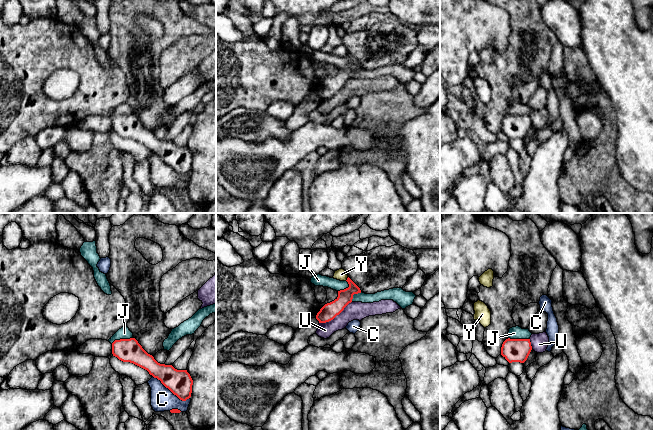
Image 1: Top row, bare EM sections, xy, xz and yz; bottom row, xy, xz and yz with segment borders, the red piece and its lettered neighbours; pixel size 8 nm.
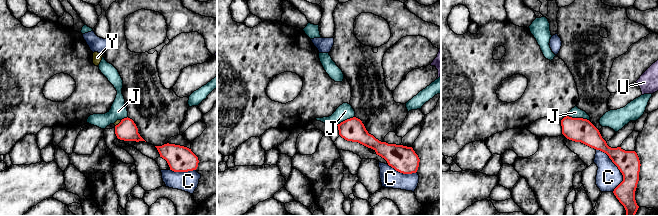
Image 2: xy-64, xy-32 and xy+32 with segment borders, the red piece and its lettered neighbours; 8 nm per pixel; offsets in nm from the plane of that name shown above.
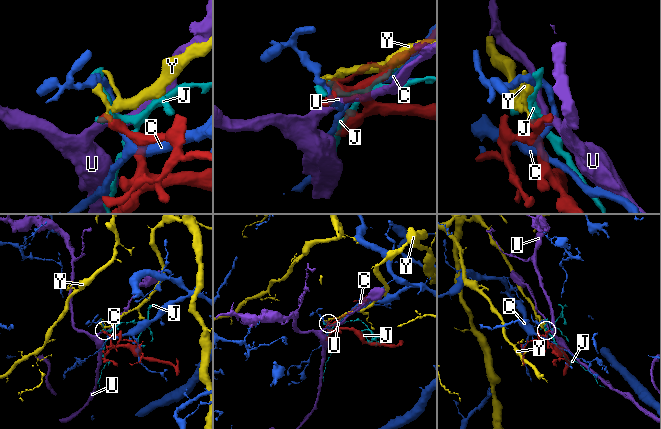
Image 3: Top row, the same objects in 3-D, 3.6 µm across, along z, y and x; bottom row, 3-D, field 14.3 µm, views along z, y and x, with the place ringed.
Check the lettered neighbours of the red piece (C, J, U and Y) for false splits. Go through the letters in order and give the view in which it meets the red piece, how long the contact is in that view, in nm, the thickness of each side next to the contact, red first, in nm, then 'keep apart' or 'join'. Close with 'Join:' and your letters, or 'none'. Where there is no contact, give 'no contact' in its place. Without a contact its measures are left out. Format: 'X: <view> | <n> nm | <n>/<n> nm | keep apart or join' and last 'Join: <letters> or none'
C: xy | 360 nm | 200/190 nm | keep apart
J: yz | 180 nm | 190/100 nm | keep apart
U: xz | 320 nm | 140/140 nm | keep apart
Y: xz | 40 nm | 120/90 nm | keep apart
Join: none

